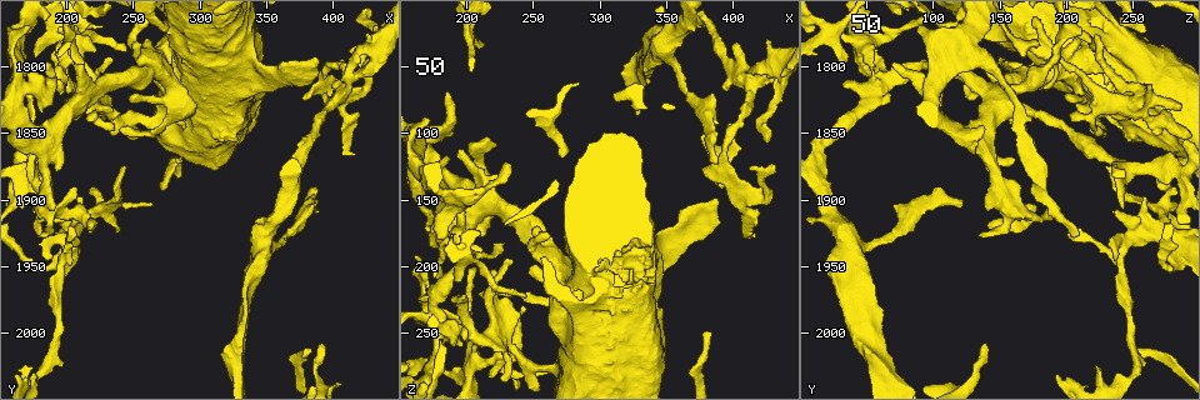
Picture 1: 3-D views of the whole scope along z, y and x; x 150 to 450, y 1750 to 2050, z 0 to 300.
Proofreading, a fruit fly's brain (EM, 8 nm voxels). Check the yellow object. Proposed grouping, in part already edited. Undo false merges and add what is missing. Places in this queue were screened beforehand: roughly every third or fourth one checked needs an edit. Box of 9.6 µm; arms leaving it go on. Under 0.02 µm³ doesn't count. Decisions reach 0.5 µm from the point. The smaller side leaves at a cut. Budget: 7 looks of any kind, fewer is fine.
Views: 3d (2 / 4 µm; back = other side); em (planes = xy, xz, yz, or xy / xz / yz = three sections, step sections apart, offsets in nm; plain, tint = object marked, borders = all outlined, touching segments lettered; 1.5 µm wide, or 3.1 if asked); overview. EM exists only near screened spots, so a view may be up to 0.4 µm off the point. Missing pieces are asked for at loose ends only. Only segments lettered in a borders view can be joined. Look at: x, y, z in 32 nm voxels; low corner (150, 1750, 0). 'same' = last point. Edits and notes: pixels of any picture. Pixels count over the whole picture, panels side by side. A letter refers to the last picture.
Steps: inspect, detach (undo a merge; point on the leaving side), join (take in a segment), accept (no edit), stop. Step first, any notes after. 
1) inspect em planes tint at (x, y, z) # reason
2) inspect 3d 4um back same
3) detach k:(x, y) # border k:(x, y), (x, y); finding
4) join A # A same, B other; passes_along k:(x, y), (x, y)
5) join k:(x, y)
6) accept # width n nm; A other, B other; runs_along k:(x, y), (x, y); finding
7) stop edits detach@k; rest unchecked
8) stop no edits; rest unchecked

inspect em planes borders at (198, 1776, 220) # an open end

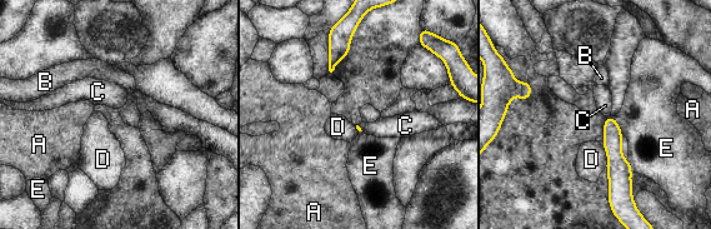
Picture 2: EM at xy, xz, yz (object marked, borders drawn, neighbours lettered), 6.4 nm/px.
accept # A other, B other, C other, D other, E other; border 2:(610, 114), (606, 118); none of them fits

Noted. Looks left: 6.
inspect em planes borders at (228, 1834, 252) # branch point

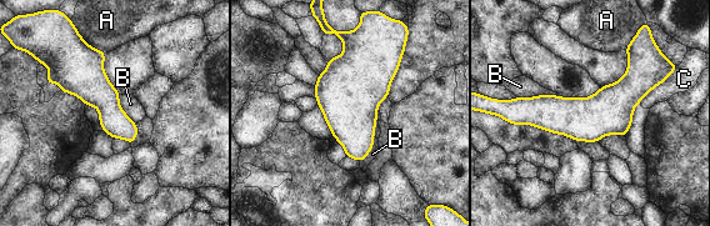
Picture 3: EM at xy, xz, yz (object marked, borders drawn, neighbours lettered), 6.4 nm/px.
accept # A other, B other, C other; border 3:(378, 120), (374, 146), (359, 161); all the same cell

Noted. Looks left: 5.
inspect em xz step 8 borders at (228, 1818, 184) # free end

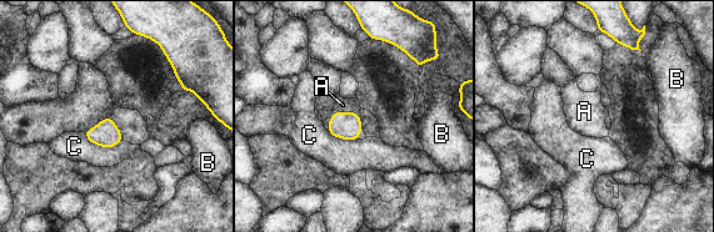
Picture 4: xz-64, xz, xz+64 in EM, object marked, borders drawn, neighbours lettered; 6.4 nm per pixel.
inspect em planes borders same # another direction

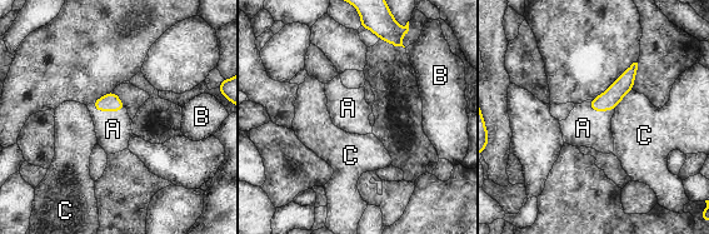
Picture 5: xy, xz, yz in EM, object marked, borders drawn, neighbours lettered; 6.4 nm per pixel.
join 5:(113, 129) # width 110 nm; A same, B other, C other; passes_along 5:(110, 101), (108, 110), (113, 129); the cell continues

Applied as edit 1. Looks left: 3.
stop edits join@5; rest unchecked

